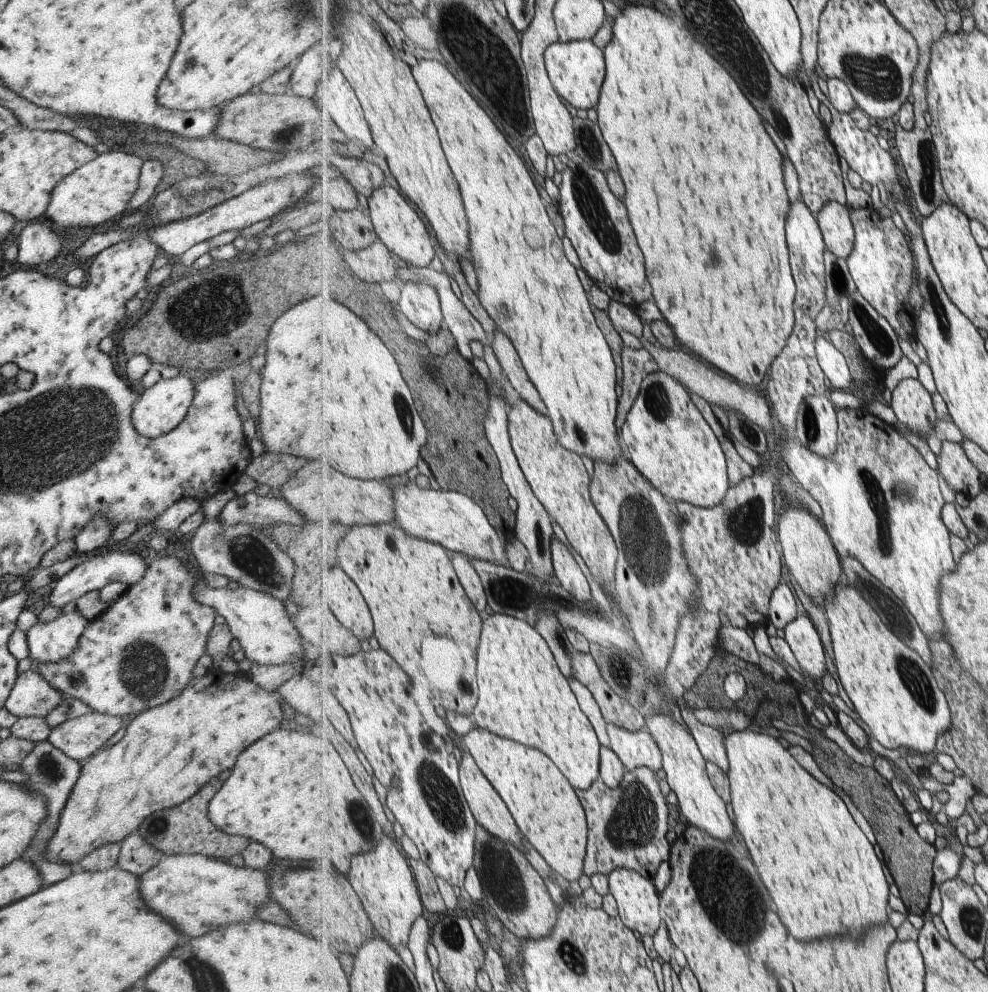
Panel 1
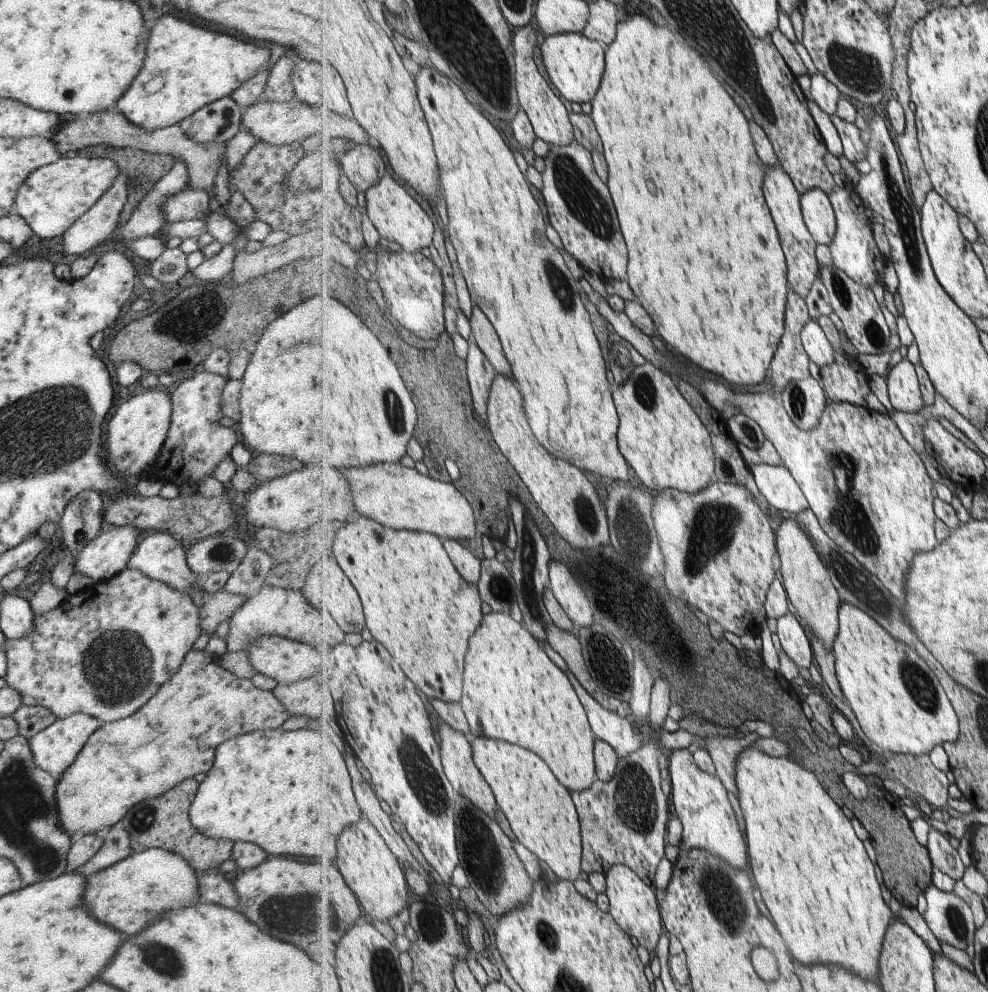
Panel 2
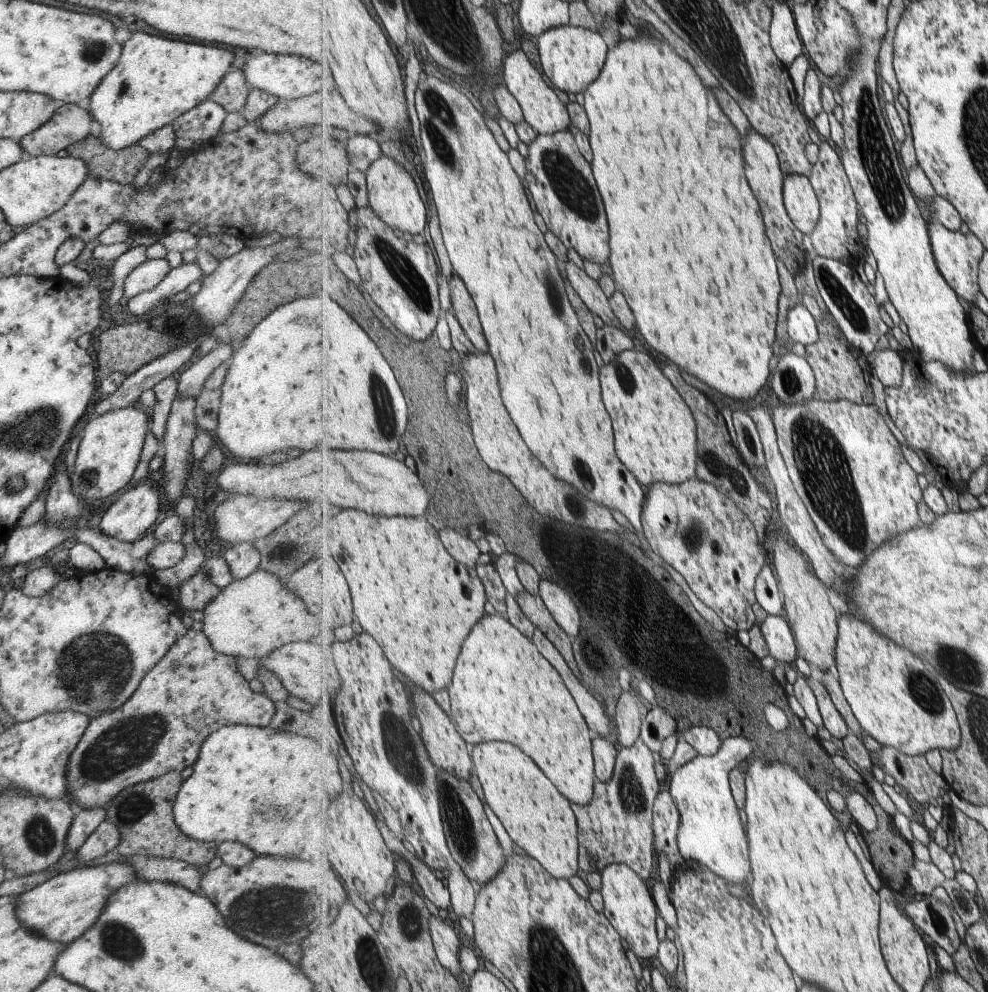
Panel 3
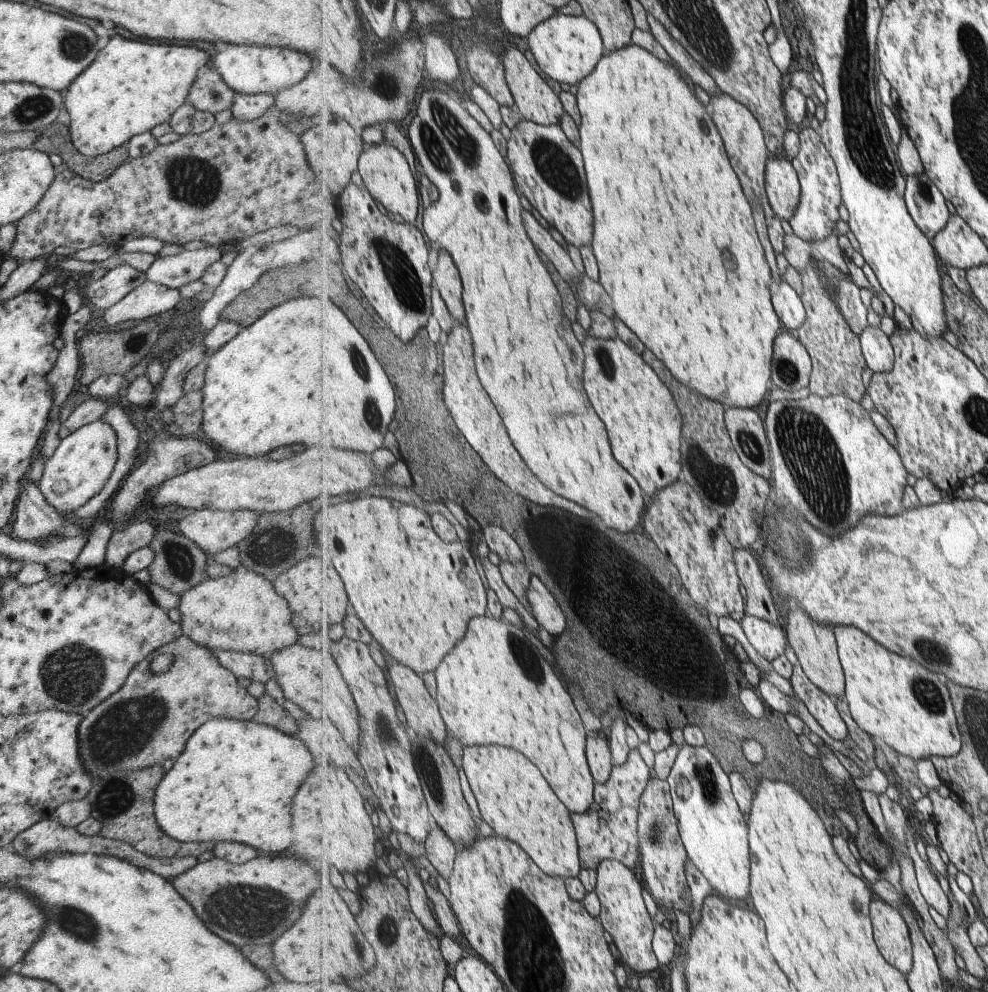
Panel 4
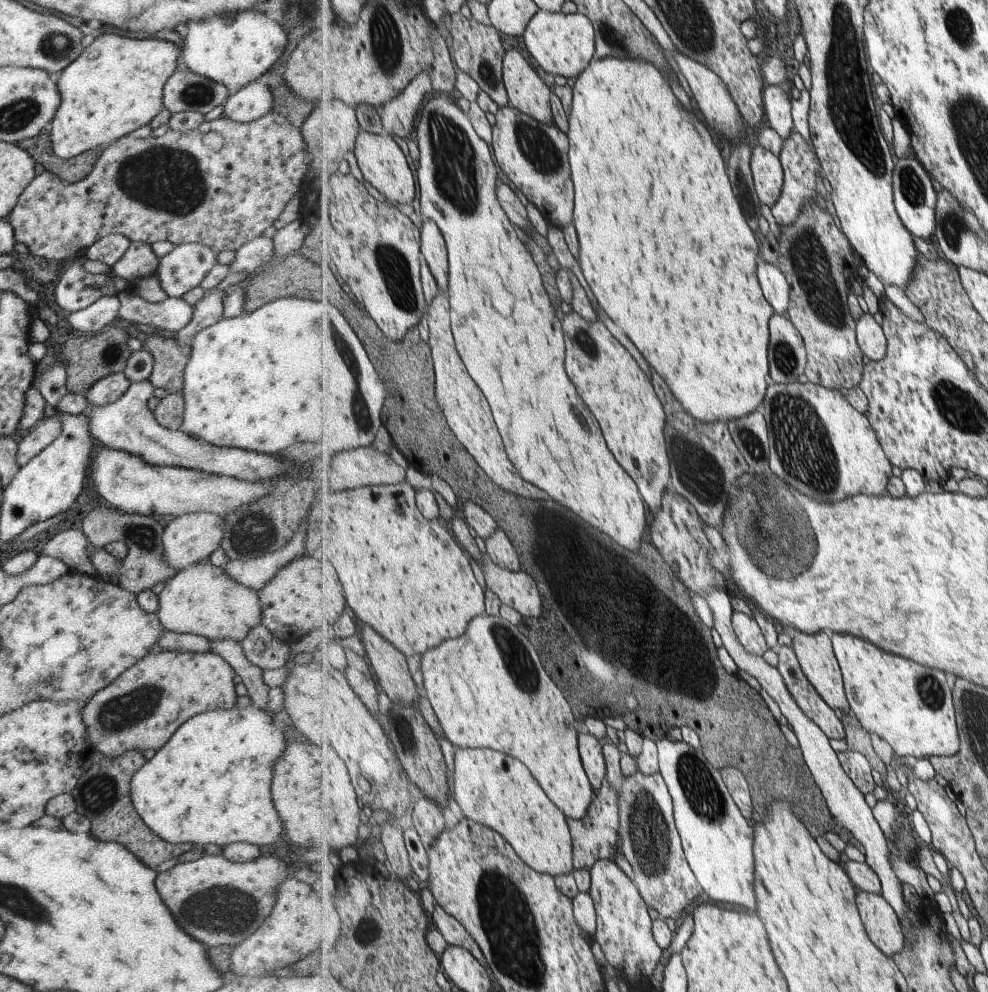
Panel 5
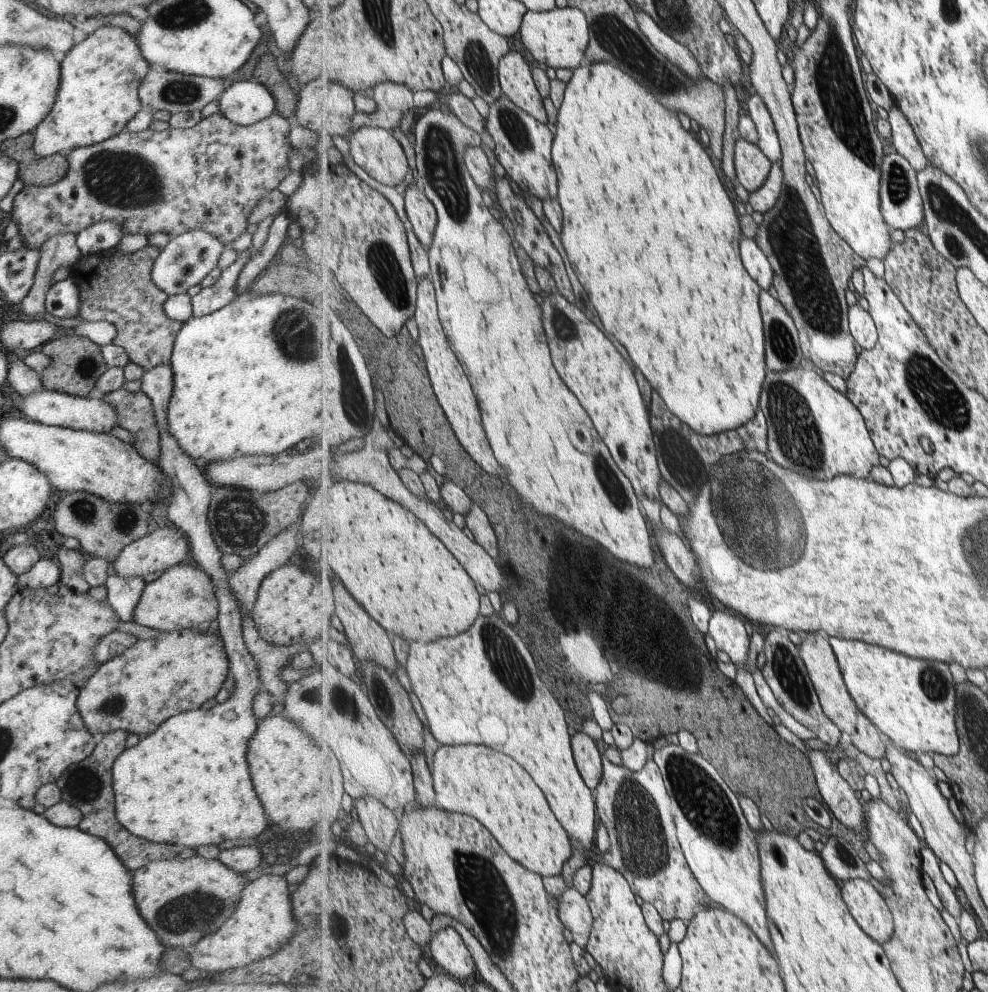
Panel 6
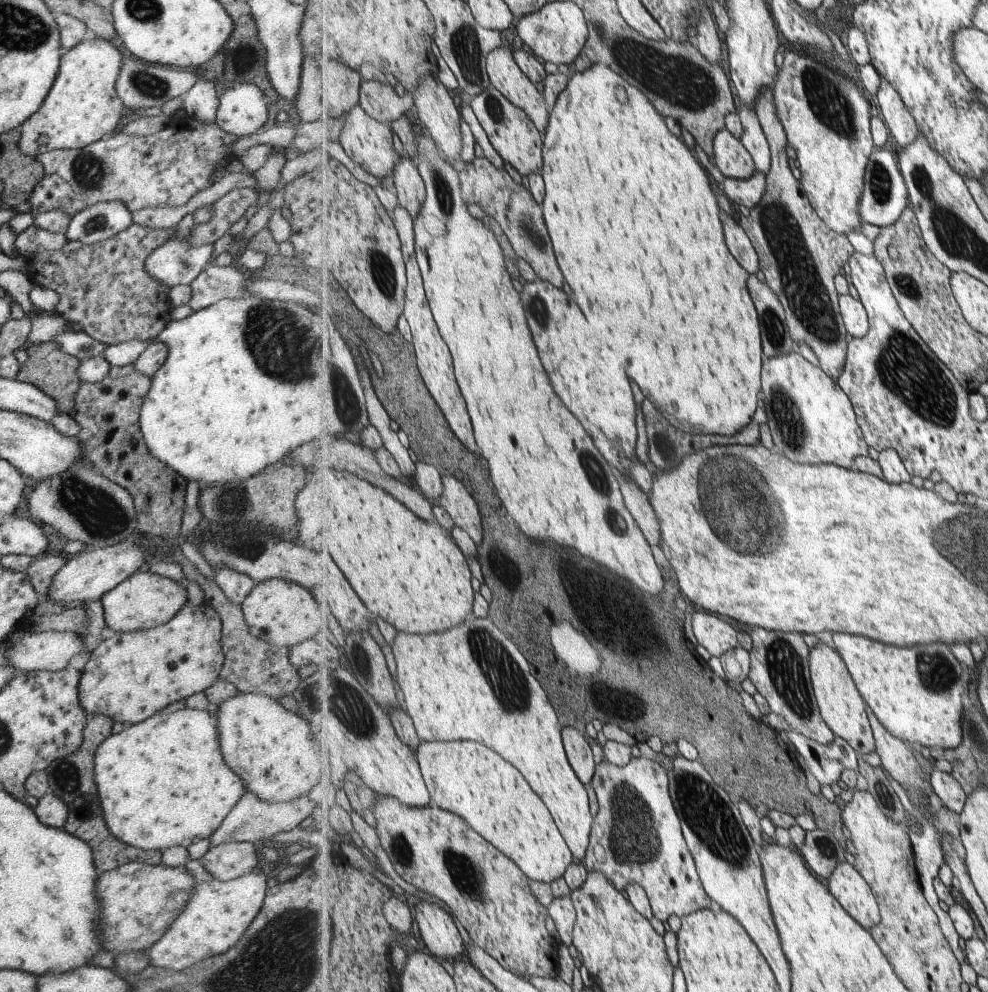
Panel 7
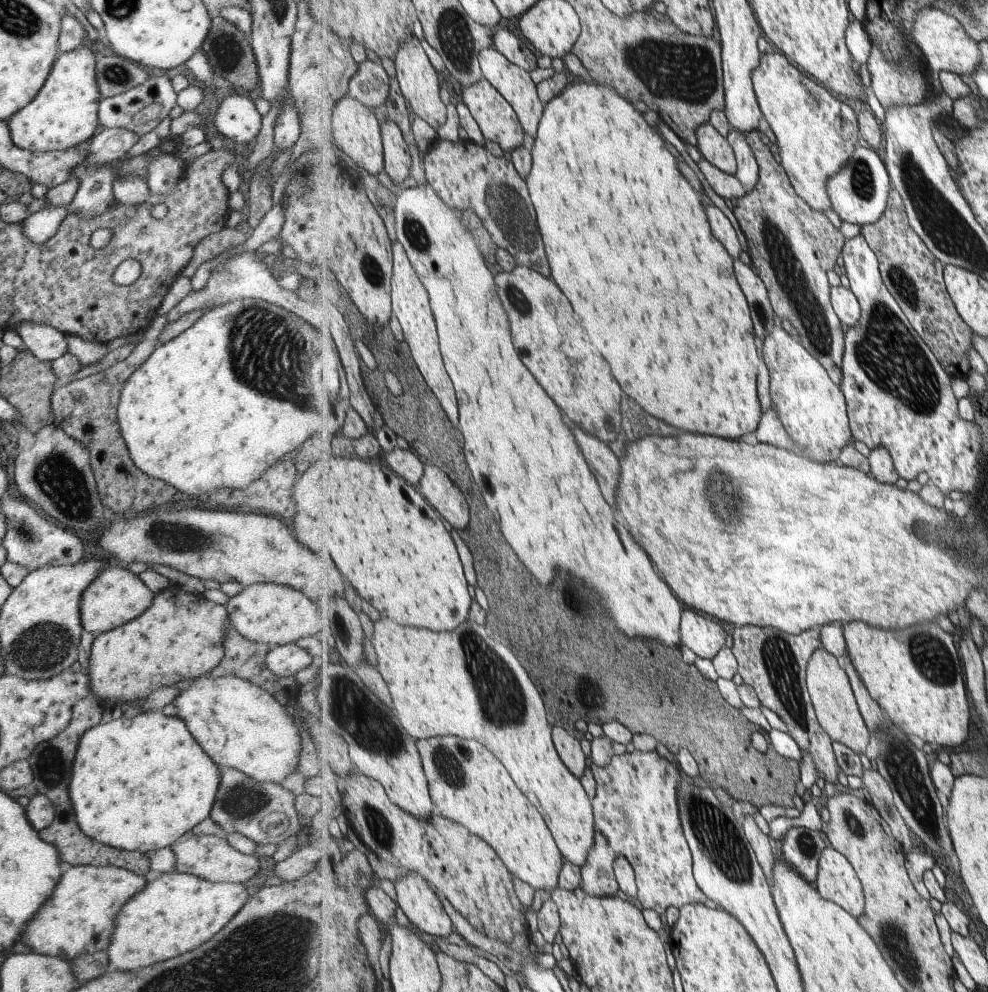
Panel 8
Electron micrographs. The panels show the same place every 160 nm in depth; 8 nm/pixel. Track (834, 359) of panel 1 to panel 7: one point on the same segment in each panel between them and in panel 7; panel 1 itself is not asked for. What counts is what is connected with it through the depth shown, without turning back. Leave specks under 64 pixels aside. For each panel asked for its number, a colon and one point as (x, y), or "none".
2: (820, 350)
3: (801, 325)
4: (790, 306)
5: (773, 280)
6: (755, 260)
7: (740, 243)

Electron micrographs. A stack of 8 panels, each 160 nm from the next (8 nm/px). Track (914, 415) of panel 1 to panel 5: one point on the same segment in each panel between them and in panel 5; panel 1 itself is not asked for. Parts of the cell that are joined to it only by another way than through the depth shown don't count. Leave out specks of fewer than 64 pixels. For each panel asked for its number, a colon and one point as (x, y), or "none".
2: (904, 388)
3: (888, 366)
4: (878, 347)
5: (871, 338)

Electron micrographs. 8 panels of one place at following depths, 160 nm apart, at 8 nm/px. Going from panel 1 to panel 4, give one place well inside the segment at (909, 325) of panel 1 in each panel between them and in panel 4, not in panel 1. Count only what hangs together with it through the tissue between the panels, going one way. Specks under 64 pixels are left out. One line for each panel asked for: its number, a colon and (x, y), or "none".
2: (854, 249)
3: (836, 237)
4: (816, 218)

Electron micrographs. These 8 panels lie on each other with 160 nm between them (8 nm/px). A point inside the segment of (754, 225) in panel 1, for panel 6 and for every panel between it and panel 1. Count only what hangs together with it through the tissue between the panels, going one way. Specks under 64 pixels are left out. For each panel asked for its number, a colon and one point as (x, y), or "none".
2: (706, 258)
3: (691, 252)
4: (687, 271)
5: (663, 245)
6: (654, 235)

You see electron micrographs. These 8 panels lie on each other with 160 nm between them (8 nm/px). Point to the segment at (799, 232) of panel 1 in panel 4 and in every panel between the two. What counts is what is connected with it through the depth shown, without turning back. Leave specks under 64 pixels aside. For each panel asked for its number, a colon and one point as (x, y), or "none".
2: (785, 202)
3: (763, 166)
4: (746, 142)

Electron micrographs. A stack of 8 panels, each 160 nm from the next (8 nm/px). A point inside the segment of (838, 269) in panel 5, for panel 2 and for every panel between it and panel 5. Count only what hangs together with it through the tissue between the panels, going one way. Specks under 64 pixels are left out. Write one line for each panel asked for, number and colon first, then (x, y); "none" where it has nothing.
2: (845, 380)
3: (842, 372)
4: (838, 362)

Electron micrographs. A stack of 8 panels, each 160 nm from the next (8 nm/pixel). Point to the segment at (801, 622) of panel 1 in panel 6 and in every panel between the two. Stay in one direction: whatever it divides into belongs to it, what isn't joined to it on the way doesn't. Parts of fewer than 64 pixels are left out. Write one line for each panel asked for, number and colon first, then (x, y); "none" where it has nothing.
2: (793, 637)
3: (780, 638)
4: (770, 640)
5: (749, 633)
6: (728, 631)

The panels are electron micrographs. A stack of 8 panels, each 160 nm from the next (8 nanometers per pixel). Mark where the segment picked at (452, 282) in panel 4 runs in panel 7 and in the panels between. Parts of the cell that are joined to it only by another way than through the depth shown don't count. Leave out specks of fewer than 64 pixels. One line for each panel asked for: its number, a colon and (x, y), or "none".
5: (434, 248)
6: (421, 212)
7: (406, 181)

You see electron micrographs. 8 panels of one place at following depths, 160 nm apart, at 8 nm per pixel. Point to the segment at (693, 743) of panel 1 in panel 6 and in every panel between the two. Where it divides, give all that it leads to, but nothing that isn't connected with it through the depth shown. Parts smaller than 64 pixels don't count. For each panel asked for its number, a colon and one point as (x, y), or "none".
2: (701, 801)
3: (711, 832)
4: (713, 829)
5: (718, 841)
6: (720, 846)

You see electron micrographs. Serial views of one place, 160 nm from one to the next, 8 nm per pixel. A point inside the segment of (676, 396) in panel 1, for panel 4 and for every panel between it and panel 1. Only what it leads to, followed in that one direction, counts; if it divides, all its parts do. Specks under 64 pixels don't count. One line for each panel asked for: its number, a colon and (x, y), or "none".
2: (668, 447)
3: (656, 436)
4: (645, 425)

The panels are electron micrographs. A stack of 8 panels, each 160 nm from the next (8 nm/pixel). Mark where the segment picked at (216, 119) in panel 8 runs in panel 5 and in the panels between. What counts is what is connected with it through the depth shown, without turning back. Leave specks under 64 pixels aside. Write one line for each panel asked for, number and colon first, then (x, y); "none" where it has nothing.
5: (254, 100)
6: (243, 103)
7: (242, 110)

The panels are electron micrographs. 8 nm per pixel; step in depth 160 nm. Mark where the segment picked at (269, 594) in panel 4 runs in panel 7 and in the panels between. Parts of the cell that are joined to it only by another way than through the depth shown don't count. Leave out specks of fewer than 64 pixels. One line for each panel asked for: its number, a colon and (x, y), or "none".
5: (201, 599)
6: (182, 597)
7: (144, 600)

